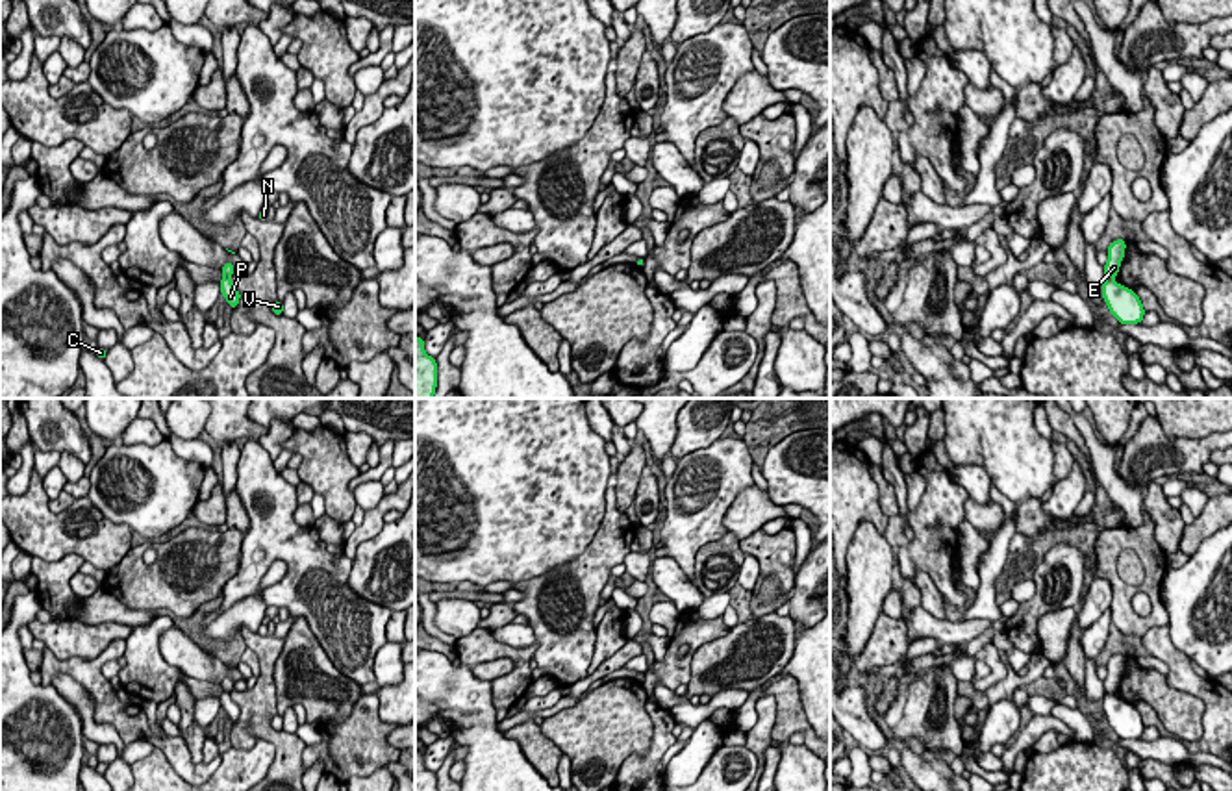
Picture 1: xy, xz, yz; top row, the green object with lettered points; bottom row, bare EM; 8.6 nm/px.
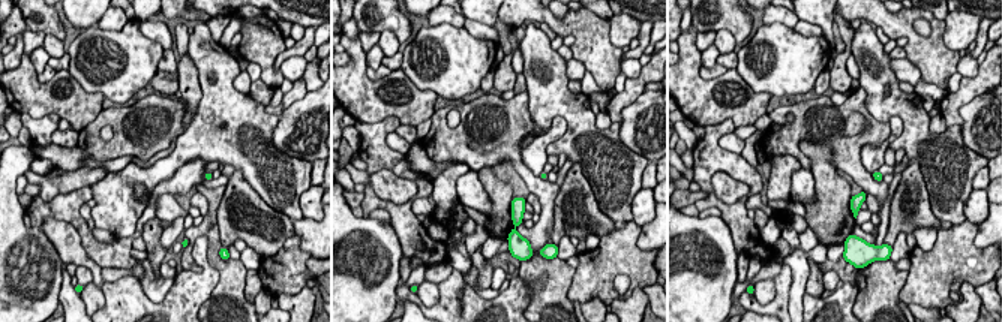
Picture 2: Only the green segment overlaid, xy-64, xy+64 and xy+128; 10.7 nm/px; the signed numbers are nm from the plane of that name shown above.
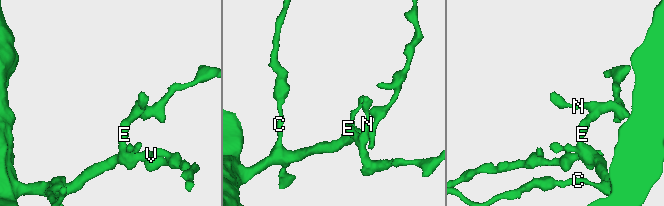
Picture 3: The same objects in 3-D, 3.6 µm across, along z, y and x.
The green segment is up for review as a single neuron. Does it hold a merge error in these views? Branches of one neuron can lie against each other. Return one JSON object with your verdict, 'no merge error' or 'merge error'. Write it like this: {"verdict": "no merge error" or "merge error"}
{"verdict": "merge error"}

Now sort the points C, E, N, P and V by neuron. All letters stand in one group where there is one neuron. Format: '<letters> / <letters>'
C P V / E N

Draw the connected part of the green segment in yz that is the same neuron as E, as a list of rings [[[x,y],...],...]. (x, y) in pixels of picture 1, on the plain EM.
[[[1115,654],[1115,656],[1110,658],[1110,661],[1106,665],[1108,667],[1108,676],[1102,682],[1106,693],[1117,691],[1121,676],[1125,672],[1125,663],[1126,663],[1126,656],[1125,654]]]

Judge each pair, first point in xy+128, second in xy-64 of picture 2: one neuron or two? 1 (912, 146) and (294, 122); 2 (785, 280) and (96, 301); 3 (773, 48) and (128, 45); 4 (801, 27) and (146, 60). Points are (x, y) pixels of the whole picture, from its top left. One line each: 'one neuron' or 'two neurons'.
1: two neurons
2: two neurons
3: one neuron
4: two neurons

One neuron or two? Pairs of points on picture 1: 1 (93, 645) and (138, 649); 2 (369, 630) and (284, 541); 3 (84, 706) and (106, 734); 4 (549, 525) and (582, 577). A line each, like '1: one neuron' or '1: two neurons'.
1: two neurons
2: one neuron
3: one neuron
4: two neurons

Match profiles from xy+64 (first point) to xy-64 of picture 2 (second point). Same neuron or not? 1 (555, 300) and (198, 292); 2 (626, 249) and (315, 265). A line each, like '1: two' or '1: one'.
1: two
2: two

